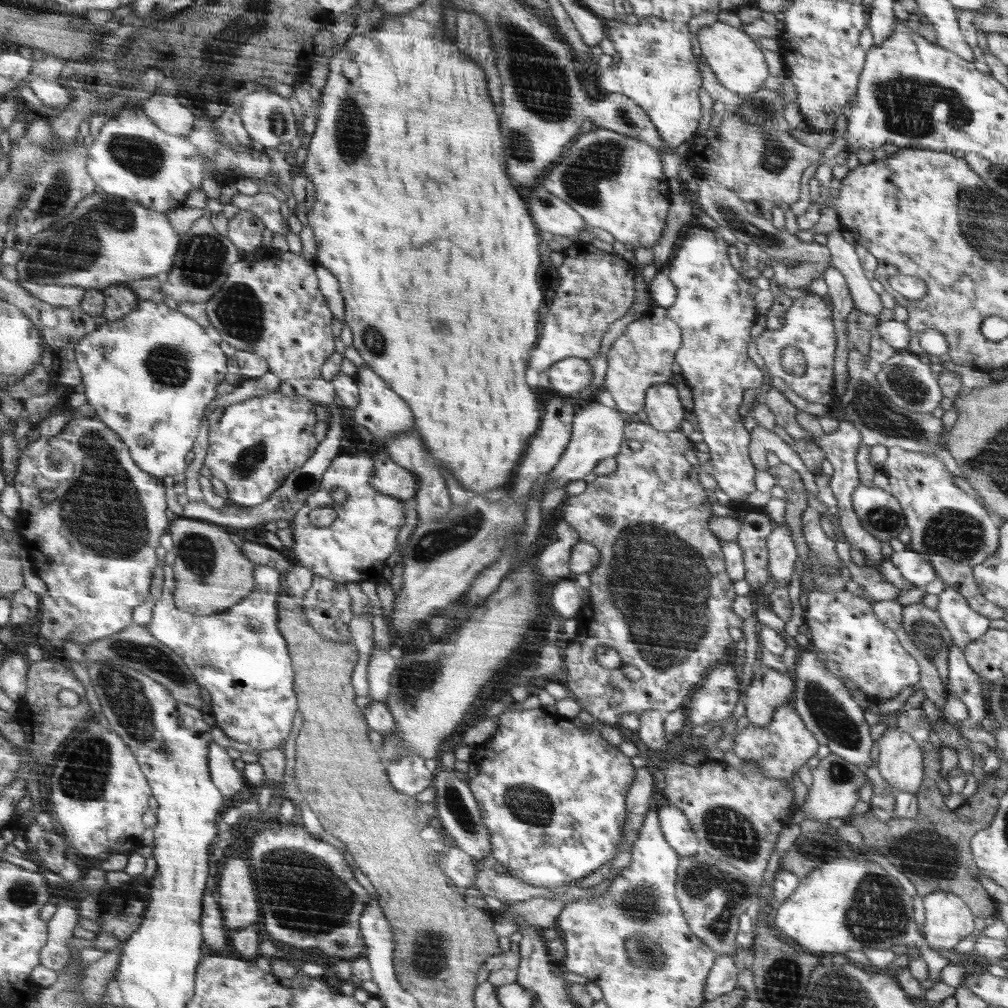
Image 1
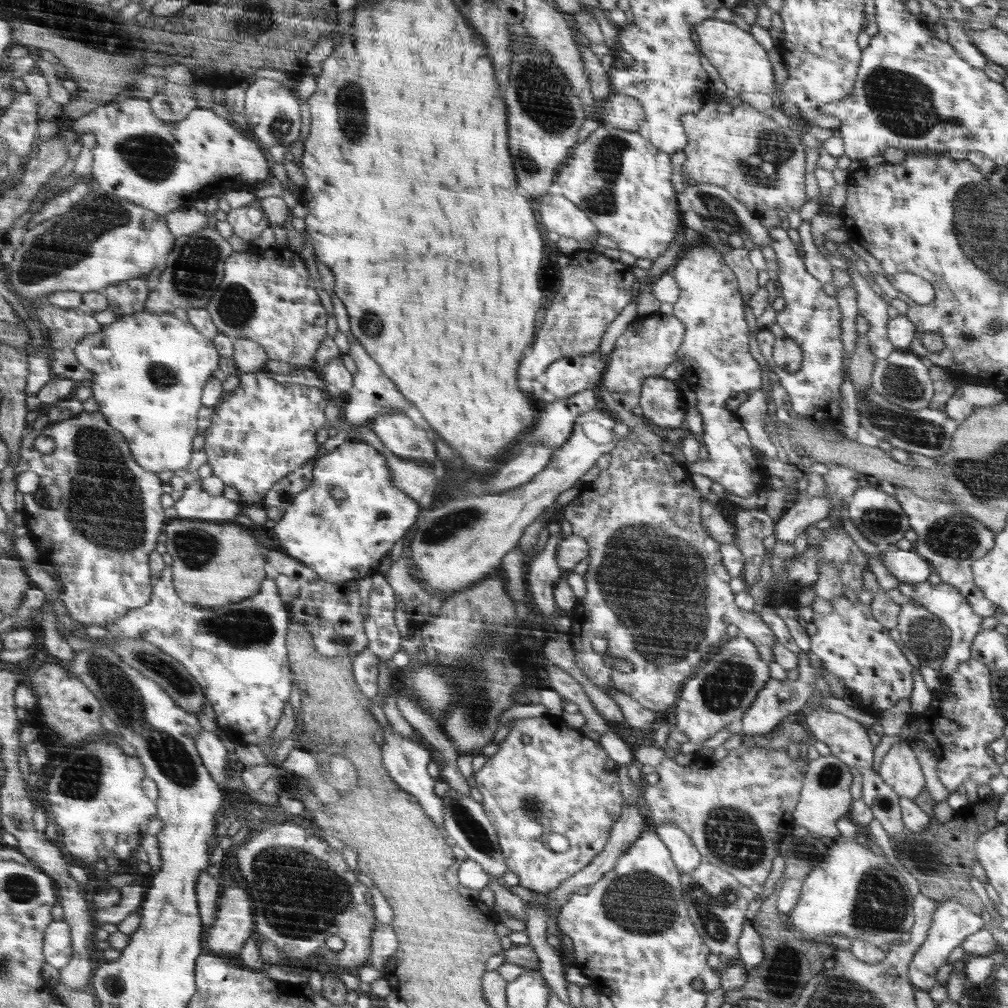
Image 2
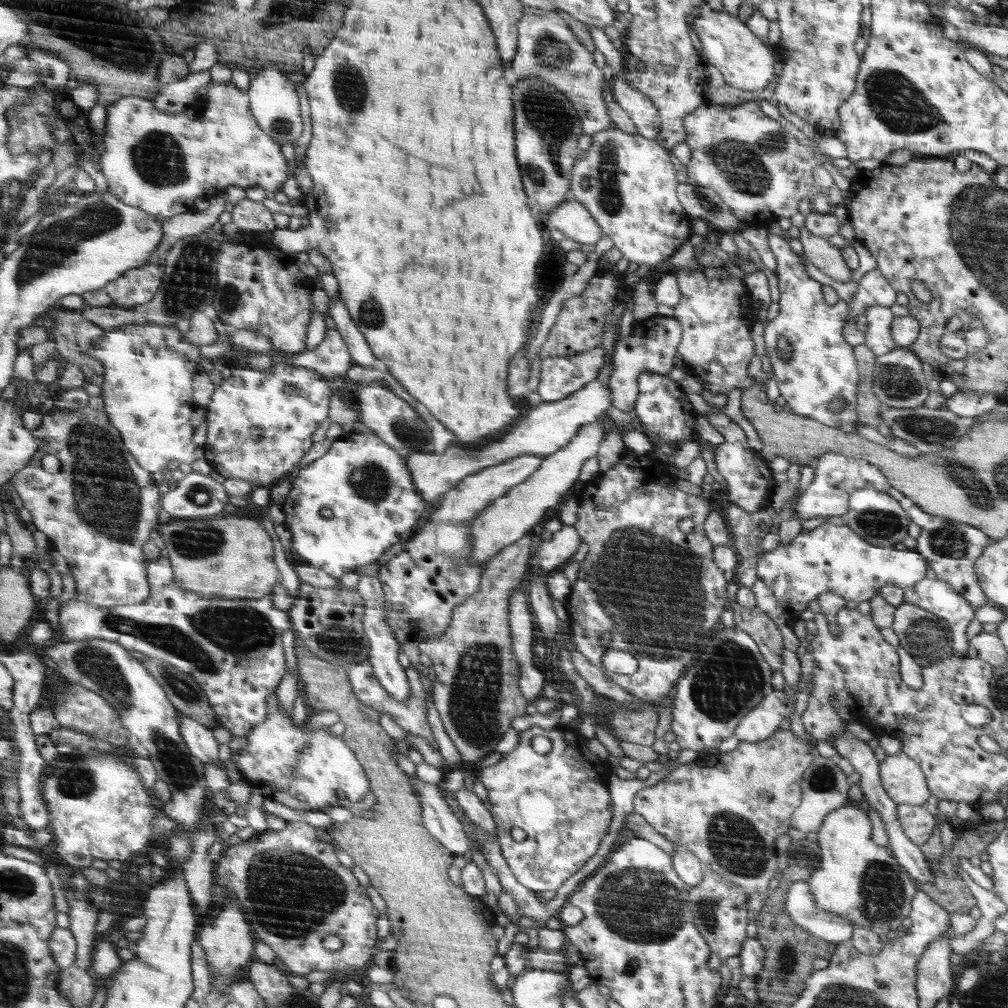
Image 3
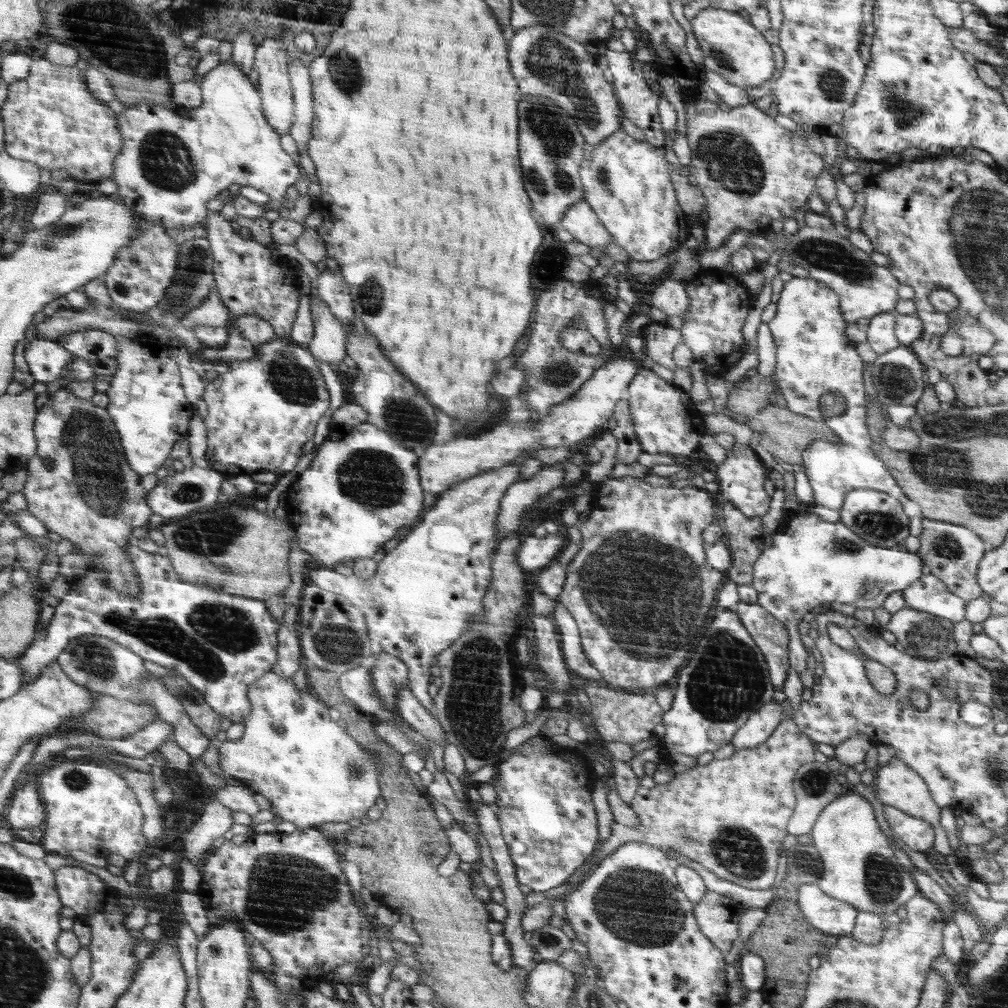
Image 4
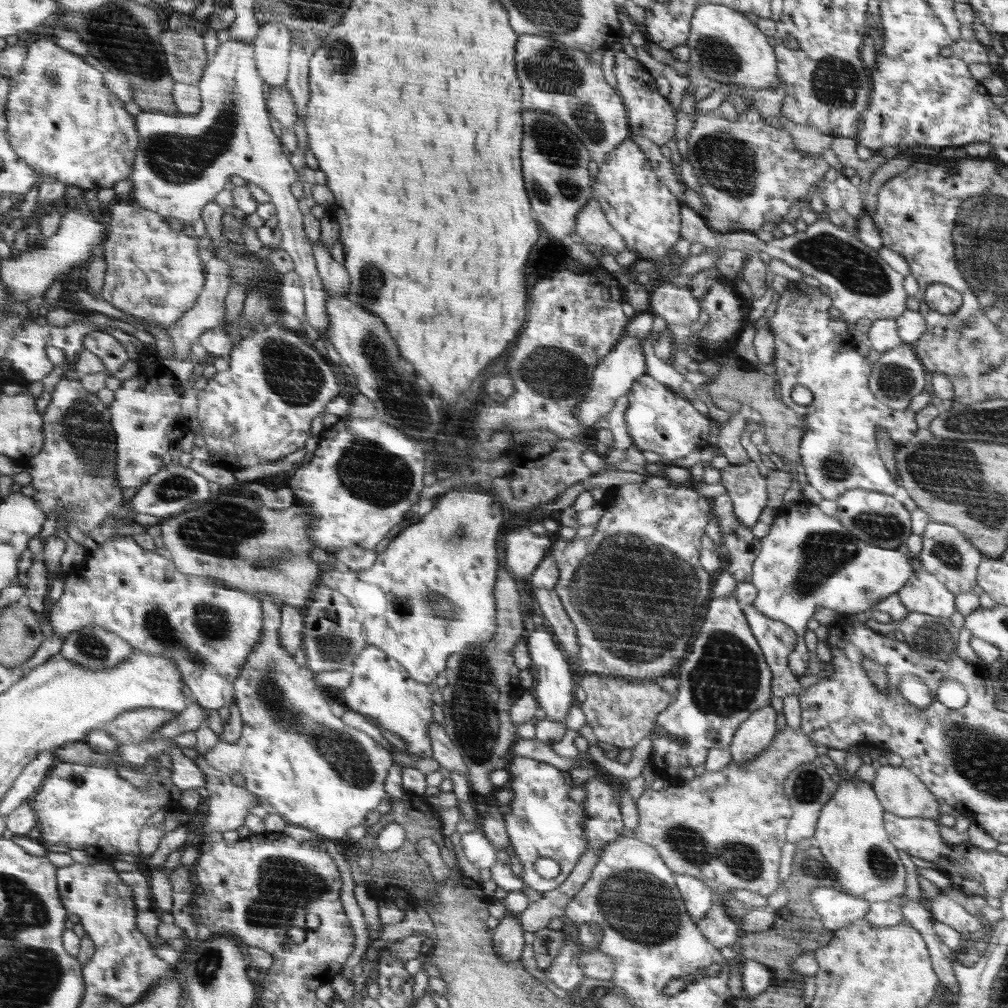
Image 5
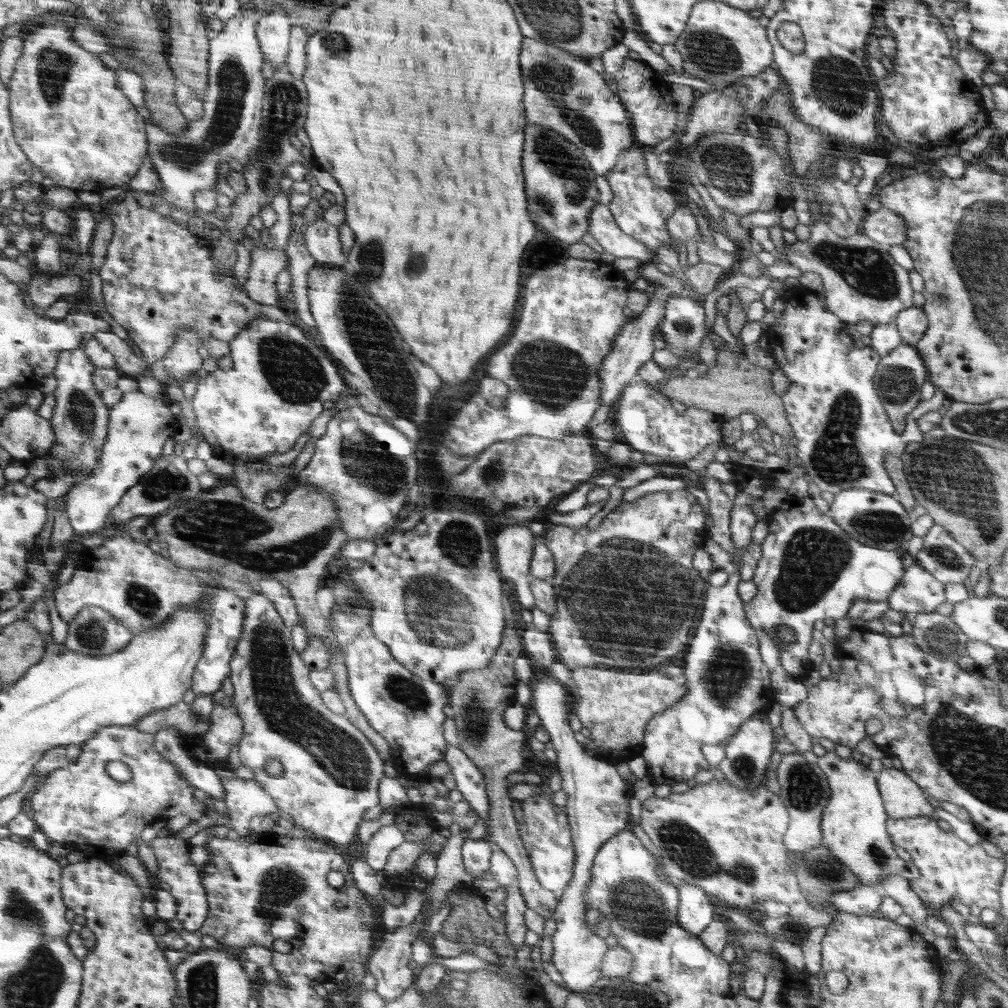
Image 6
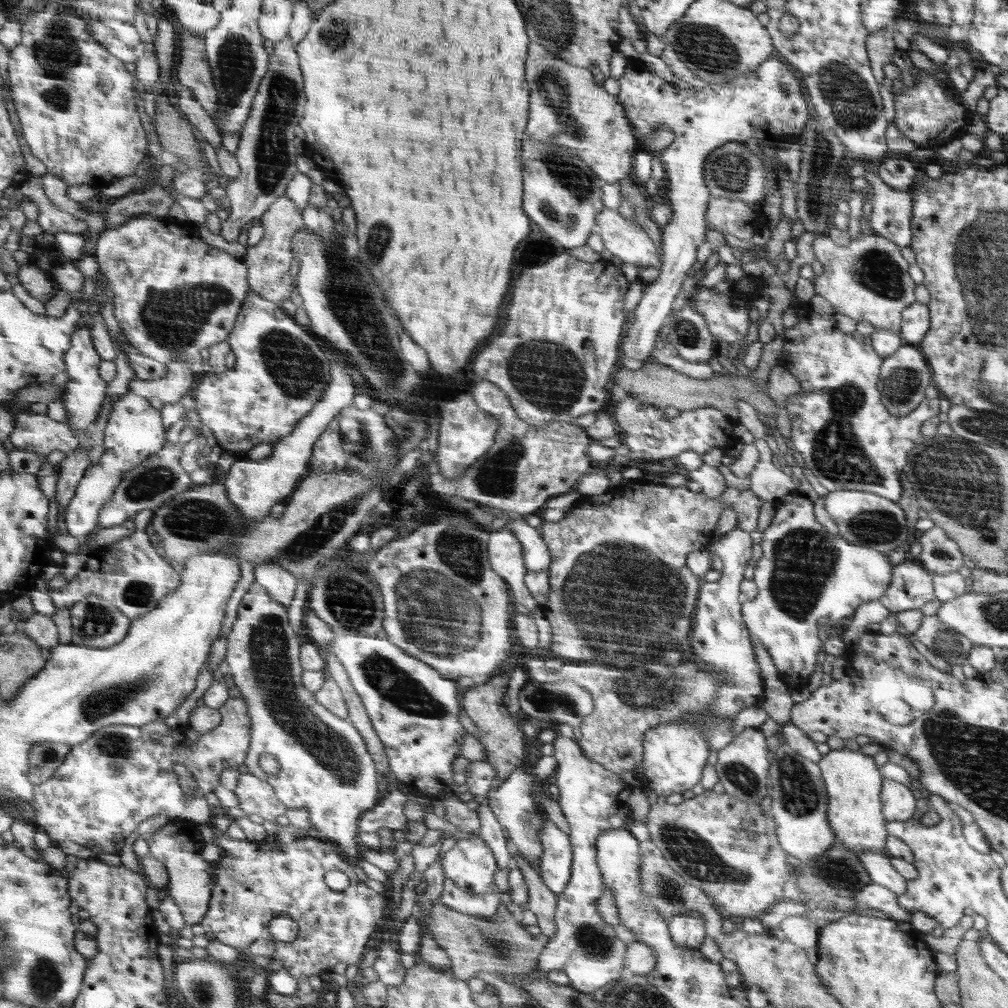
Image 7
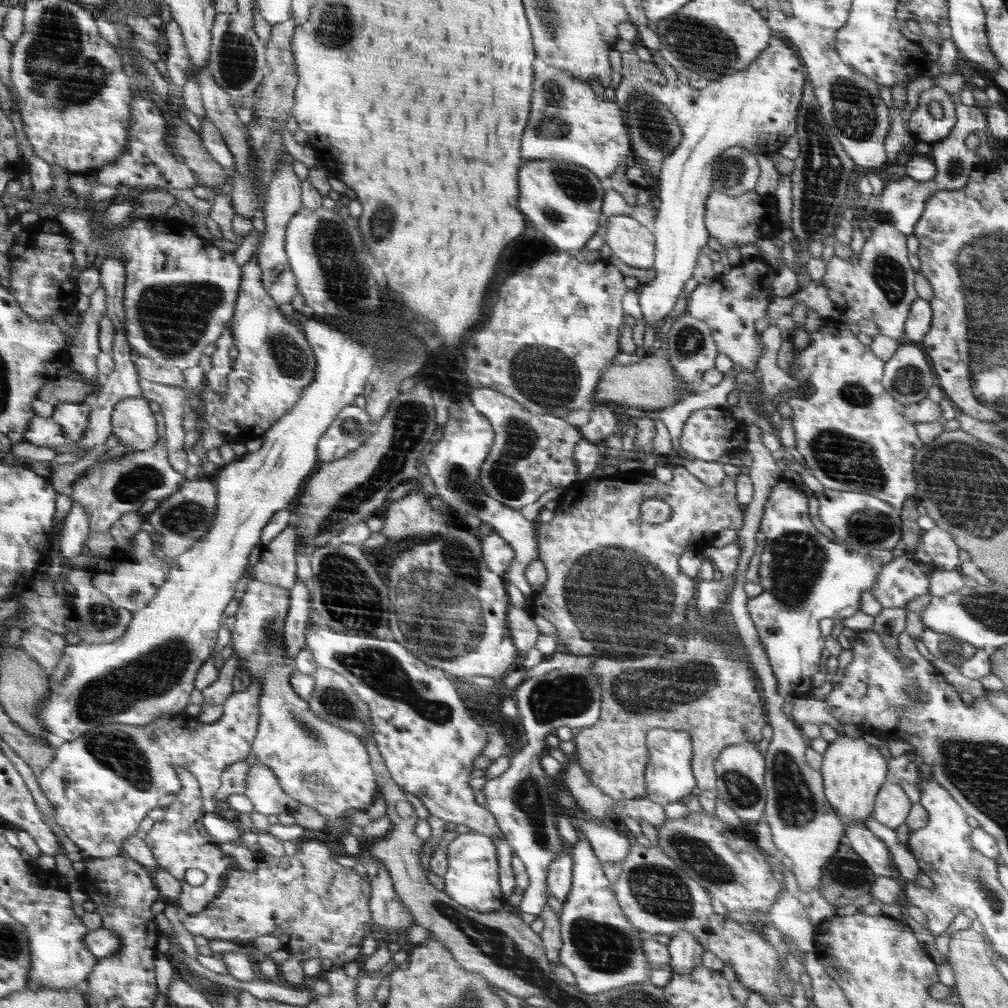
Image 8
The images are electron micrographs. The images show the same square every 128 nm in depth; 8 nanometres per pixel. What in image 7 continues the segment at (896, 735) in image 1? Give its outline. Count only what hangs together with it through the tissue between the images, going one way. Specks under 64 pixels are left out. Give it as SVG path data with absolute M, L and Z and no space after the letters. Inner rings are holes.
M884 778L882 797L883 811L889 822L912 818L914 810L916 810L917 798L905 784Z

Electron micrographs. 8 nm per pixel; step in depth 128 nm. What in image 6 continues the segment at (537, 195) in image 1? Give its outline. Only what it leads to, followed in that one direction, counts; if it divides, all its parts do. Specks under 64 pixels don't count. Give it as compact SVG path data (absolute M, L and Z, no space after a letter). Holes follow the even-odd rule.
M598 203L590 214L588 234L604 248L604 251L618 258L633 258L641 265L650 262L654 252L650 251L643 242L619 229L611 209L607 205Z

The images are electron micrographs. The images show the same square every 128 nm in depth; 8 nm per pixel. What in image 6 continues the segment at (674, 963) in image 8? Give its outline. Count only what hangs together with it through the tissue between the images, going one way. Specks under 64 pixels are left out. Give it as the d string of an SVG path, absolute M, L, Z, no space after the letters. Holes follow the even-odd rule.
M690 882L679 884L679 912L677 918L683 926L682 930L690 934L698 935L704 932L704 928L716 917L712 911L715 903L702 887Z

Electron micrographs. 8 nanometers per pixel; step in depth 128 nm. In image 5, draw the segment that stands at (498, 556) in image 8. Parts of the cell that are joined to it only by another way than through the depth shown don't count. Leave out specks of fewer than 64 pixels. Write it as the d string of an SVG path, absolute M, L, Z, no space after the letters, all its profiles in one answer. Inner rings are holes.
M529 528L512 530L504 539L505 566L517 577L531 576L552 545L548 536L533 534Z

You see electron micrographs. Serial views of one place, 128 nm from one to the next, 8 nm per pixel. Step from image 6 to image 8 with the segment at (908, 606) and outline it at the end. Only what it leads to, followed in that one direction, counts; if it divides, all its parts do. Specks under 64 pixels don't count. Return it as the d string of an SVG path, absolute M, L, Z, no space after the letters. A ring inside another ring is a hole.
M906 556L894 557L881 568L870 592L883 609L906 608L912 598L928 594L928 576Z

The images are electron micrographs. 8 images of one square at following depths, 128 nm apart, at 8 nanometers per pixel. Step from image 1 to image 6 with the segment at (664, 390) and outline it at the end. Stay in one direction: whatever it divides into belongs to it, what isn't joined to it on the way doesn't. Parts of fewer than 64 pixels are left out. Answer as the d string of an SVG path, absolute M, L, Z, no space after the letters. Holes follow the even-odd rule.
M645 381L632 383L623 390L617 408L617 426L624 440L634 451L651 454L664 460L684 464L704 450L712 442L722 442L721 426L724 418L700 407L686 407L679 413L668 395L659 393Z

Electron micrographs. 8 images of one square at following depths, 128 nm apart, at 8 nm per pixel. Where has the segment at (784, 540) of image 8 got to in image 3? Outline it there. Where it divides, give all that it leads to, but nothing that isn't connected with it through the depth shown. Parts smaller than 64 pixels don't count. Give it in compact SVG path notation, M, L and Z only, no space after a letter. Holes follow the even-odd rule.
M824 523L814 530L800 531L788 545L779 545L772 551L765 552L758 561L756 570L758 578L750 591L754 593L756 607L766 613L766 616L780 629L783 645L786 650L797 654L800 646L798 637L794 636L792 626L796 624L798 616L806 610L808 602L819 598L826 590L838 594L847 601L856 603L872 600L884 586L898 586L903 590L918 584L926 574L926 561L919 551L912 552L901 546L872 546L867 540L860 538L847 525L832 525Z

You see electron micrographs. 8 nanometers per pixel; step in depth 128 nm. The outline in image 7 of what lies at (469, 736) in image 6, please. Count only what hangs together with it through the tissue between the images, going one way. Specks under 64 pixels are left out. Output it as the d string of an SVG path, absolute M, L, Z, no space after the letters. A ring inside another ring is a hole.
M508 673L491 674L483 681L477 681L477 684L466 690L464 696L464 712L466 716L474 722L476 730L478 730L478 742L486 748L485 761L490 763L492 768L495 768L496 774L494 783L496 781L504 782L521 764L524 762L524 736L520 732L518 726L514 726L516 722L512 720L510 712L504 706L504 694L508 688ZM508 836L507 843L512 860L517 862L517 867L523 874L528 893L527 908L537 916L534 923L540 927L542 934L546 935L548 940L554 940L557 932L555 910L558 901L556 901L556 895L546 884L542 884L538 872L534 872L532 865L517 851Z

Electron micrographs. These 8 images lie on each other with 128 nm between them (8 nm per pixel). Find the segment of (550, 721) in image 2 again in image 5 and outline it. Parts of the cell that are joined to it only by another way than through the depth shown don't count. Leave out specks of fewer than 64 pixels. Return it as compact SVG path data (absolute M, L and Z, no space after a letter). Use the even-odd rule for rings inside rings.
M512 758L506 770L509 781L505 787L513 790L514 799L510 804L510 812L505 815L508 838L511 849L518 854L522 862L523 872L519 876L525 884L538 892L547 893L563 884L570 876L572 869L578 864L588 850L588 838L585 835L583 806L568 798L570 786L564 780L564 772L557 766L542 764L533 758ZM538 858L556 860L562 868L558 878L544 880L536 874L534 862Z

